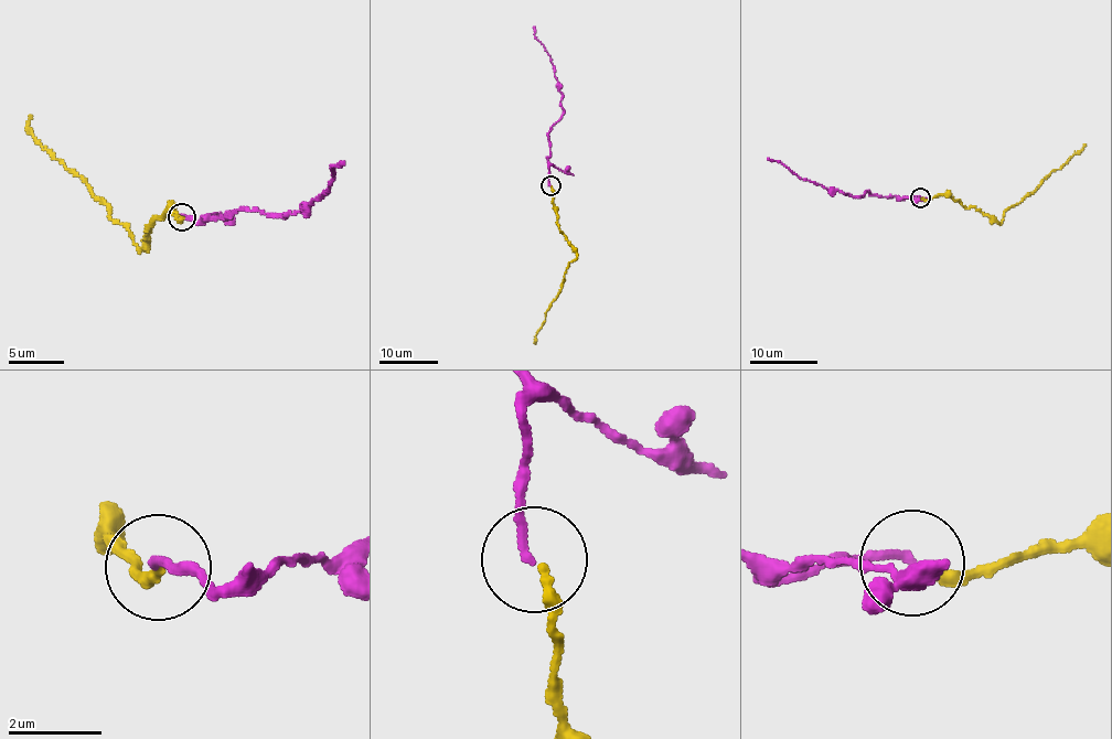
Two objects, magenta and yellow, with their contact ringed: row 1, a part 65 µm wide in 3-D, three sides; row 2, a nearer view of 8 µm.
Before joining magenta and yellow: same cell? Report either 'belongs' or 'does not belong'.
belongs

